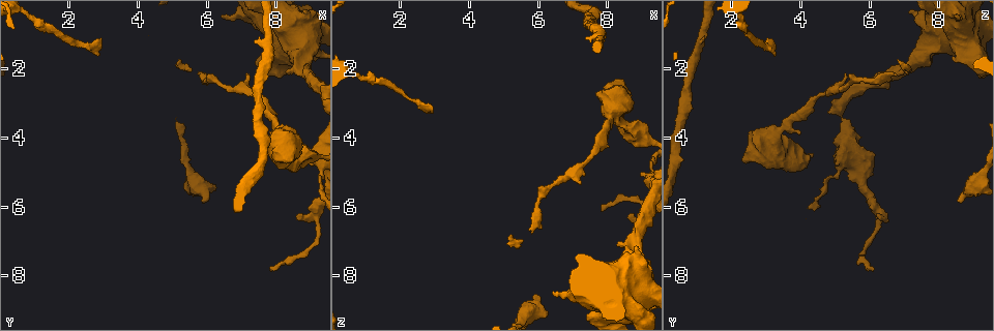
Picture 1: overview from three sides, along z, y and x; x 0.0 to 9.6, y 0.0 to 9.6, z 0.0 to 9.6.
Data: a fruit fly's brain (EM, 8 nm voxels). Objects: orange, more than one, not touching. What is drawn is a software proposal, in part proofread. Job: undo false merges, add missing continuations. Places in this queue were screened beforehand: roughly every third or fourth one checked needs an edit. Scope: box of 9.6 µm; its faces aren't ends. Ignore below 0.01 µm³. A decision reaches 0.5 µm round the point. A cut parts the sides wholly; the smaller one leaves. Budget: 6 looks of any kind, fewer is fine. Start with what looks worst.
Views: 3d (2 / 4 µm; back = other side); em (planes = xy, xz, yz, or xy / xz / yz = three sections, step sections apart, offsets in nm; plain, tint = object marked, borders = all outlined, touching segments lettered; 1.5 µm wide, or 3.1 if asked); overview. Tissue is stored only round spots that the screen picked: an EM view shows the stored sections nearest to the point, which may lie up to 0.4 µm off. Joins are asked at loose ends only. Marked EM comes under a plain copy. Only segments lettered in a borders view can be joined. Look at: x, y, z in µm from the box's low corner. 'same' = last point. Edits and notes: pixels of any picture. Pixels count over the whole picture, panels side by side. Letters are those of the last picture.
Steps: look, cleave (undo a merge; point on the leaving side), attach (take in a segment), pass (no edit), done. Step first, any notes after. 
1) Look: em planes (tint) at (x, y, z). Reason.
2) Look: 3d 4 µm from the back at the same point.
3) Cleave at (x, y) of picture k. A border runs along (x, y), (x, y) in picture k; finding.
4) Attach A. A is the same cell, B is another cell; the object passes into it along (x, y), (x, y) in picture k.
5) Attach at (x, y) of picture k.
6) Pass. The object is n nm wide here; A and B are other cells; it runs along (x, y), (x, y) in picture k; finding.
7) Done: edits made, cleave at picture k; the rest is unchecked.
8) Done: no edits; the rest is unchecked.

Look: 3d 4 µm at (5.95, 5.85, 8.50). Free end.

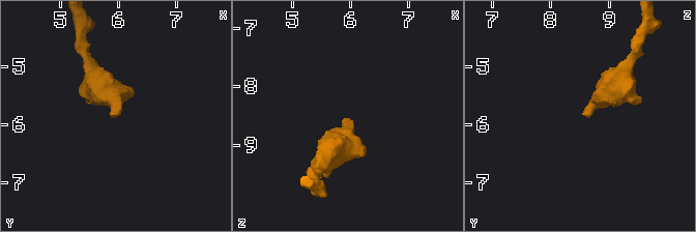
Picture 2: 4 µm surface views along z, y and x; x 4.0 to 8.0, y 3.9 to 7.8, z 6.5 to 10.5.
Look: em yz step 4 (tint) at (5.90, 5.85, 8.50). Now the EM.

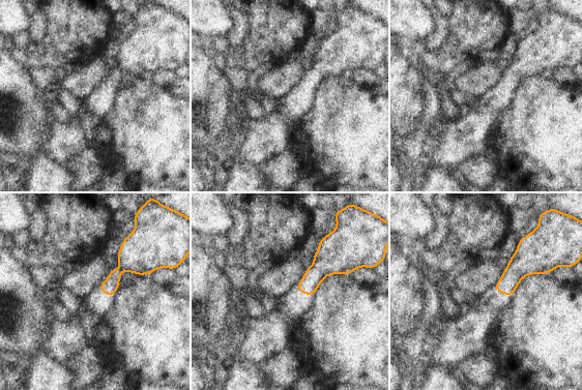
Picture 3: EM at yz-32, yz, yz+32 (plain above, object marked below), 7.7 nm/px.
Look: em planes (borders) at the same point.

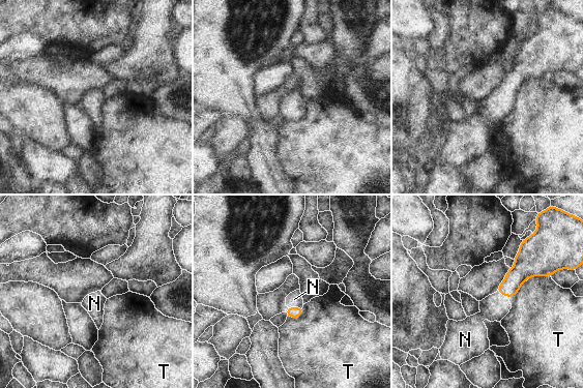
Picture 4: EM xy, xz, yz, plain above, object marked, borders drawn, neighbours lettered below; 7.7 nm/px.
Attach N. N is the same cell, T is another cell; the object passes into it along (290, 311), (295, 307), (294, 299) in picture 4; the neuron continues.

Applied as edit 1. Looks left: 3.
Look: overview. See it whole again.

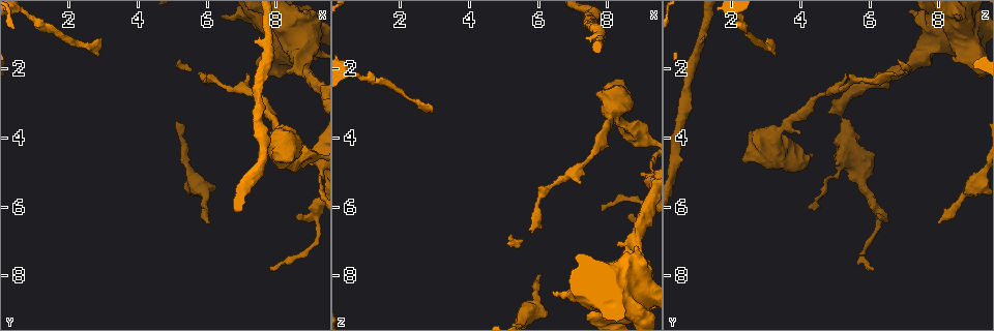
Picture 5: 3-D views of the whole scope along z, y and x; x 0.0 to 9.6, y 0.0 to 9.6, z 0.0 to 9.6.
Look: em planes (borders) at (7.85, 7.80, 6.10). Thin end.

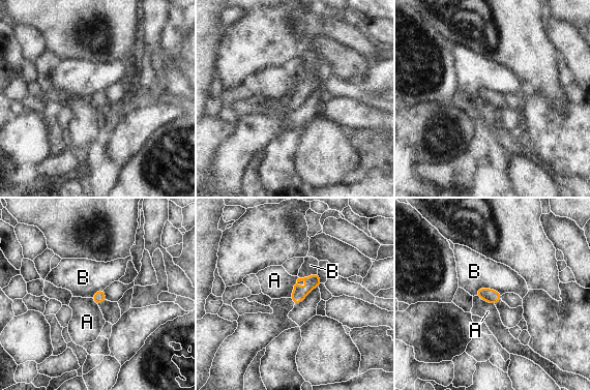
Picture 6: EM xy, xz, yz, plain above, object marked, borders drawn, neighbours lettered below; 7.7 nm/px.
Pass. The object is 90 nm wide here; A and B are other cells; no lettered segment goes on from it.

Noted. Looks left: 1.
Done: edits made, attach at picture 4; the rest is unchecked.

